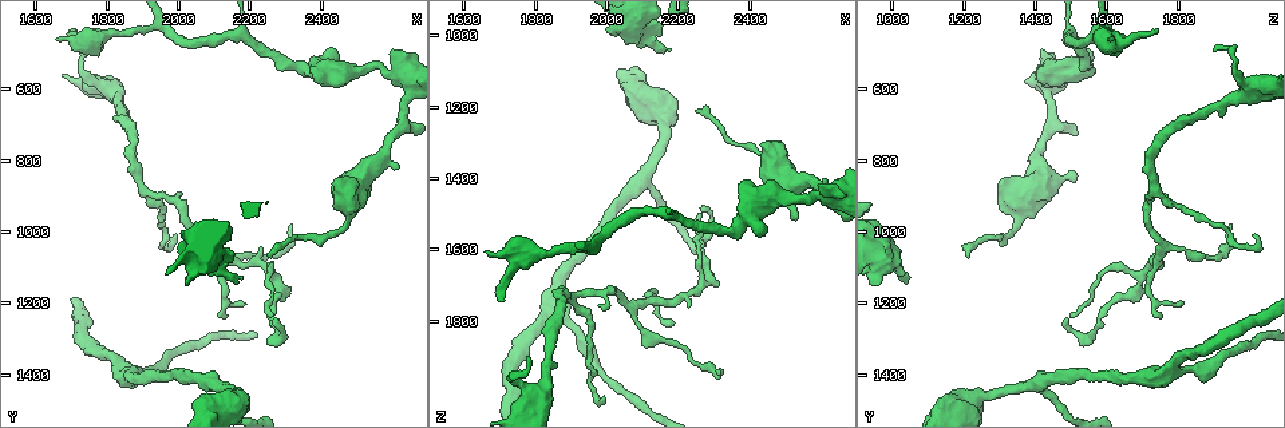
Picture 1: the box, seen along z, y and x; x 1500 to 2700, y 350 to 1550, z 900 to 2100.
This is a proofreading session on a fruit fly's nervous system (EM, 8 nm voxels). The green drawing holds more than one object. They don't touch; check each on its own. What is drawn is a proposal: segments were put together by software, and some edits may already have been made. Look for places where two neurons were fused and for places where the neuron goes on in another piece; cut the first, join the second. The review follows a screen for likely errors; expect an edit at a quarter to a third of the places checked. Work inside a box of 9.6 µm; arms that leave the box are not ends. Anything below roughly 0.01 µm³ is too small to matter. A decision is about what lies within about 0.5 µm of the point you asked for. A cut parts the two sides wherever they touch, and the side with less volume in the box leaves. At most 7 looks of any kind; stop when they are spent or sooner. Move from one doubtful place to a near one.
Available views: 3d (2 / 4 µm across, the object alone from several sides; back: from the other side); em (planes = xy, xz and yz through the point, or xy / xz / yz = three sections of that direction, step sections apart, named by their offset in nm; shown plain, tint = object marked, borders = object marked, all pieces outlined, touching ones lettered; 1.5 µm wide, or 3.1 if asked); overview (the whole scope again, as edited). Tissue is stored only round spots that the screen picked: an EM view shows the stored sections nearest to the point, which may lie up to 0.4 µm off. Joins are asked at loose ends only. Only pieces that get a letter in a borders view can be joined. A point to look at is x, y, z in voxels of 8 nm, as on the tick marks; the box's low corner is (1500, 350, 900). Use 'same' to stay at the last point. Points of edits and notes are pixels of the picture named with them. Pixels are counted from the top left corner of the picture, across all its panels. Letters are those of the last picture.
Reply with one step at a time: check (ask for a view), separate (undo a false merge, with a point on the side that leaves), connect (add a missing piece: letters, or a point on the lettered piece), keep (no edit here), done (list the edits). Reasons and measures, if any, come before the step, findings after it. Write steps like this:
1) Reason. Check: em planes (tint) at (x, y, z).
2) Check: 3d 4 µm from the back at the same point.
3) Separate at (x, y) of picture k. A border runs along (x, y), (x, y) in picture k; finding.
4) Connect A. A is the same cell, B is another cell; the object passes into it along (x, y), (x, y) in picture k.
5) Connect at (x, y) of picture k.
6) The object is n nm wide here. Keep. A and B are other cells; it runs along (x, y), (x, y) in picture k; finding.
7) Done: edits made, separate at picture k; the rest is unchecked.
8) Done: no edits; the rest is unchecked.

Calibre changes. Check: em planes (borders) at (2160, 1460, 1250).

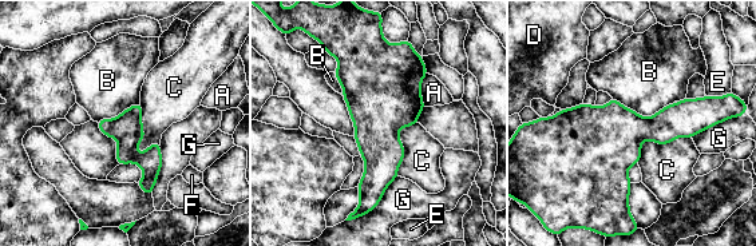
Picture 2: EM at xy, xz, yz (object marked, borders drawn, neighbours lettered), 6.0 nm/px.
Keep. A, B, C, D, E, F and G are other cells; continuous, no second neuron.

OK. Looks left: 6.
Branch stops here. Check: em yz step 8 (tint) at (1660, 460, 1610).

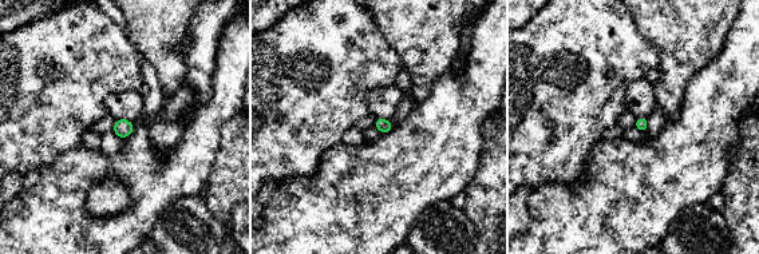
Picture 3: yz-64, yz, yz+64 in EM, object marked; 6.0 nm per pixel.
Check: em planes (borders) at the same point.

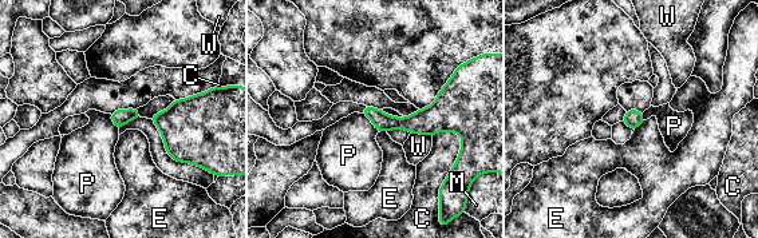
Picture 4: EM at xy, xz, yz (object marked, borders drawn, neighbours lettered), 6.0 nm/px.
Keep. C, E, M, P and W are other cells; no lettered piece goes on from it.

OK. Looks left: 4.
Abrupt turn. Check: em planes (tint) at (1730, 520, 1950).

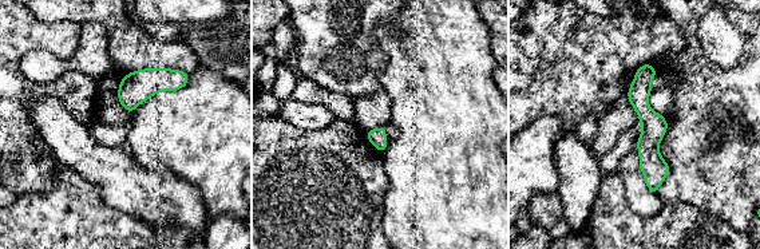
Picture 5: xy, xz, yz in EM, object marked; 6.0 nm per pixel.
Check: em planes (borders) at the same point.

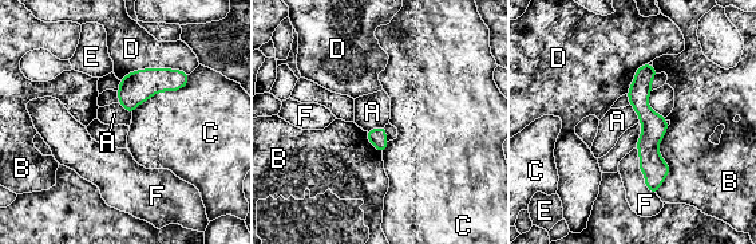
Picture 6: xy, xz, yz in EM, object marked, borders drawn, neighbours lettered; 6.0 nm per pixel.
The object is 110 nm wide here. Keep. A, B, C, D, E and F are other cells; it runs along (646, 67), (653, 189) in picture 6; one neuron here.

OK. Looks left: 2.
Done: no edits; the rest is unchecked.

